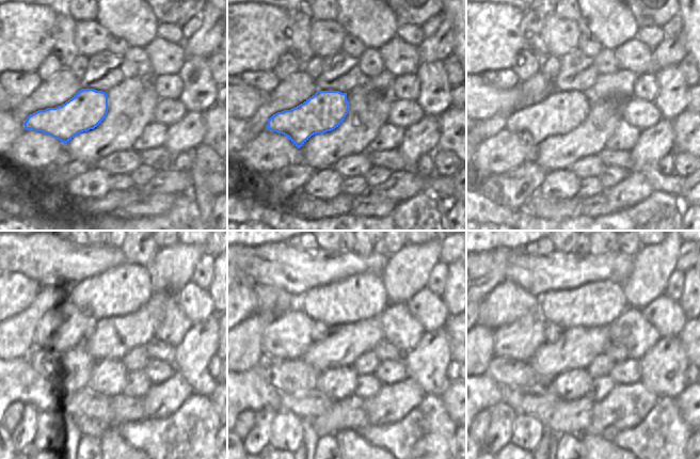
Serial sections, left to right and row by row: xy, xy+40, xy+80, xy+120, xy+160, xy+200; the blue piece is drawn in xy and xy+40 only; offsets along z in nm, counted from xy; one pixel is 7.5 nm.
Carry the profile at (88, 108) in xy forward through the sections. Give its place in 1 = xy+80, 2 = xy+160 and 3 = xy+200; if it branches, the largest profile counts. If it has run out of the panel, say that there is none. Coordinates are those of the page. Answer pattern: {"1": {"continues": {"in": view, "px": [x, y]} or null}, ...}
{"1": {"continues": {"in": "xy+80", "px": [563, 111]}}, "2": {"continues": {"in": "xy+160", "px": [284, 375]}}, "3": {"continues": {"in": "xy+200", "px": [510, 373]}}}

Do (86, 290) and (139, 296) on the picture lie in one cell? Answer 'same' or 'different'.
same

